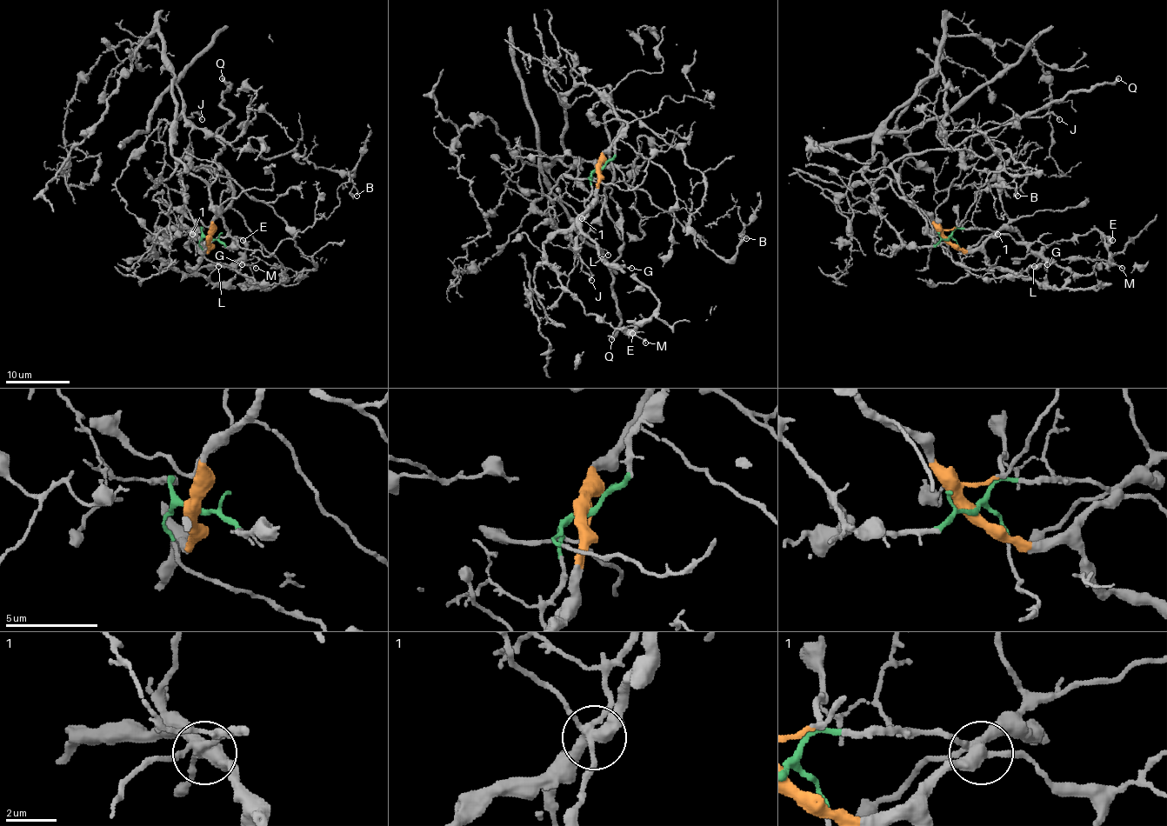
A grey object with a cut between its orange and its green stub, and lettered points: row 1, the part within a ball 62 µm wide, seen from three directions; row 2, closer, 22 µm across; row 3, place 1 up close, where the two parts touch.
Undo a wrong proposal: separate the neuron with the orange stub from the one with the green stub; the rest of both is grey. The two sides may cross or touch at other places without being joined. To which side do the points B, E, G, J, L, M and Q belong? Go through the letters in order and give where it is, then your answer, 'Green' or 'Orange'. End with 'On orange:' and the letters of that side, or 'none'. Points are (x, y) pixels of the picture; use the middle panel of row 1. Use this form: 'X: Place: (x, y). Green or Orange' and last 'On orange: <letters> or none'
B: Place: (746, 238). Green
E: Place: (632, 333). Orange
G: Place: (631, 268). Orange
J: Place: (591, 280). Green
L: Place: (608, 255). Orange
M: Place: (645, 343). Orange
Q: Place: (611, 339). Orange
On orange: E, G, L, M, Q

